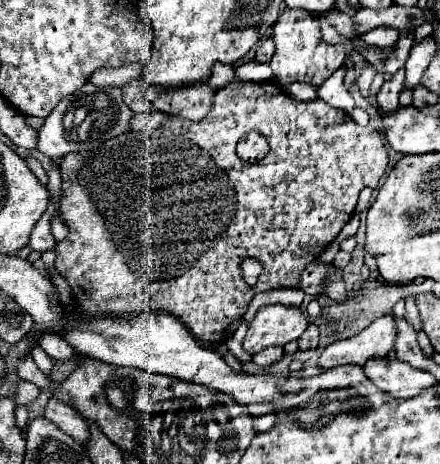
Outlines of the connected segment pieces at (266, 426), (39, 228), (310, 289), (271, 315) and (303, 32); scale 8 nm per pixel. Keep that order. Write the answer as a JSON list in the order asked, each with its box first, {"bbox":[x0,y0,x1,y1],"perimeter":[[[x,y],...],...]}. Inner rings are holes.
[{"bbox":[253,414,277,432],"perimeter":[[[265,414],[265,416],[259,416],[253,424],[255,432],[265,432],[265,430],[271,430],[277,422],[277,414]]]},{"bbox":[29,202,57,252],"perimeter":[[[49,202],[47,212],[43,214],[41,222],[39,222],[39,224],[35,226],[35,230],[31,232],[29,246],[31,246],[33,250],[37,250],[37,252],[47,252],[47,250],[53,250],[53,248],[57,246],[57,242],[55,242],[55,238],[53,238],[53,234],[51,234],[51,226],[49,226],[49,220],[51,220],[53,212],[55,212],[55,206]]]},{"bbox":[299,260,331,296],"perimeter":[[[321,260],[309,264],[303,274],[301,274],[301,280],[299,280],[299,288],[305,292],[305,294],[311,294],[311,296],[319,296],[323,294],[321,290],[321,284],[323,284],[323,278],[327,274],[327,266],[331,264],[325,264]]]},{"bbox":[243,306,309,354],"perimeter":[[[261,306],[249,324],[243,348],[249,354],[257,354],[267,346],[285,346],[287,342],[297,340],[305,332],[307,324],[309,320],[301,306]]]},{"bbox":[269,8,345,86],"perimeter":[[[287,8],[281,12],[279,20],[273,24],[273,42],[275,42],[275,54],[269,62],[273,74],[277,76],[279,84],[289,86],[293,82],[307,82],[307,84],[321,84],[327,80],[337,68],[341,68],[345,60],[345,52],[341,54],[329,54],[329,44],[323,42],[317,18],[303,10],[303,8]]]}]

